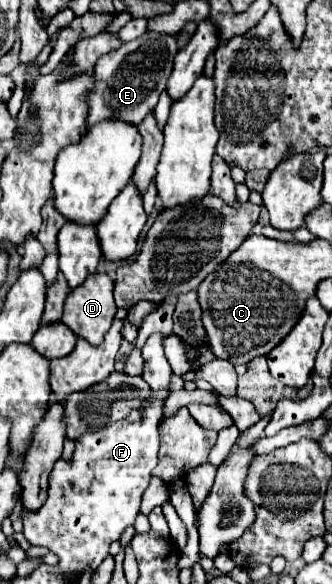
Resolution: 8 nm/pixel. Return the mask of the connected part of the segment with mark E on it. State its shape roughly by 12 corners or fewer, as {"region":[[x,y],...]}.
{"region":[[146,32],[94,66],[86,130],[138,126],[166,88],[176,38]]}

